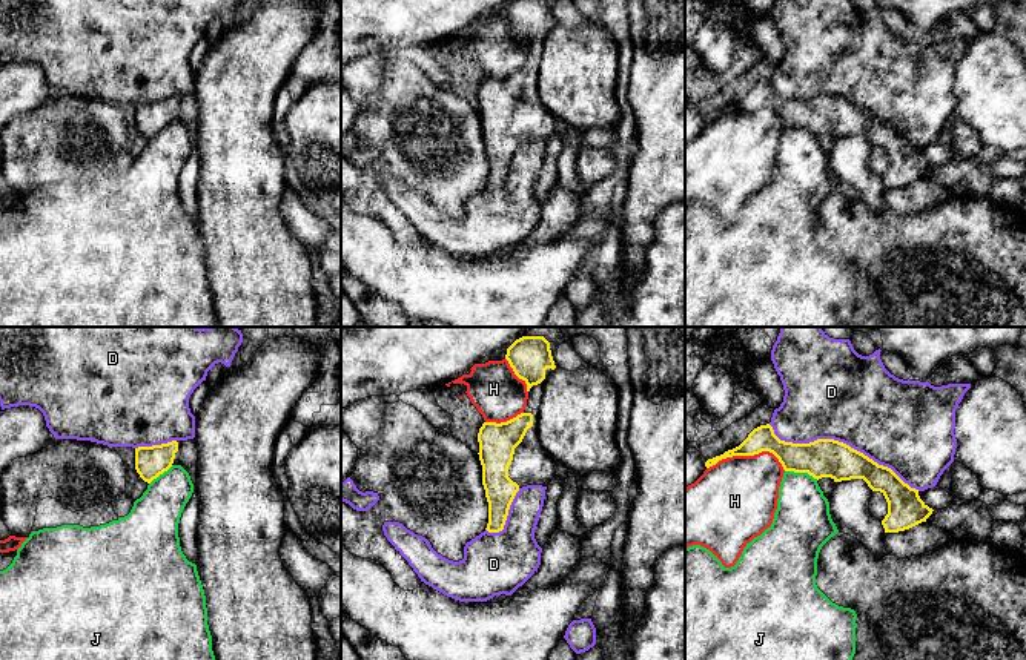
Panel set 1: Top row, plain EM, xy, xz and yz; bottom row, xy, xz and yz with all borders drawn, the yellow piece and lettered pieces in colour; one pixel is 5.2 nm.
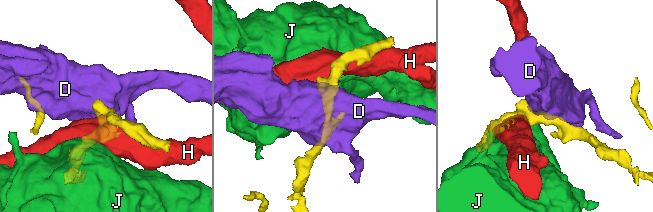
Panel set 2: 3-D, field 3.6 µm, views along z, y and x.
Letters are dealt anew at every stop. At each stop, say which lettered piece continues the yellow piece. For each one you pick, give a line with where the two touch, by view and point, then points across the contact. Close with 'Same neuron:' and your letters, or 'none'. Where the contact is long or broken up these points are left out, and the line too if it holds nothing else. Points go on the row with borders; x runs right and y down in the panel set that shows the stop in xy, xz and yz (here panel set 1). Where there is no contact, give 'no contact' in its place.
Same neuron: none

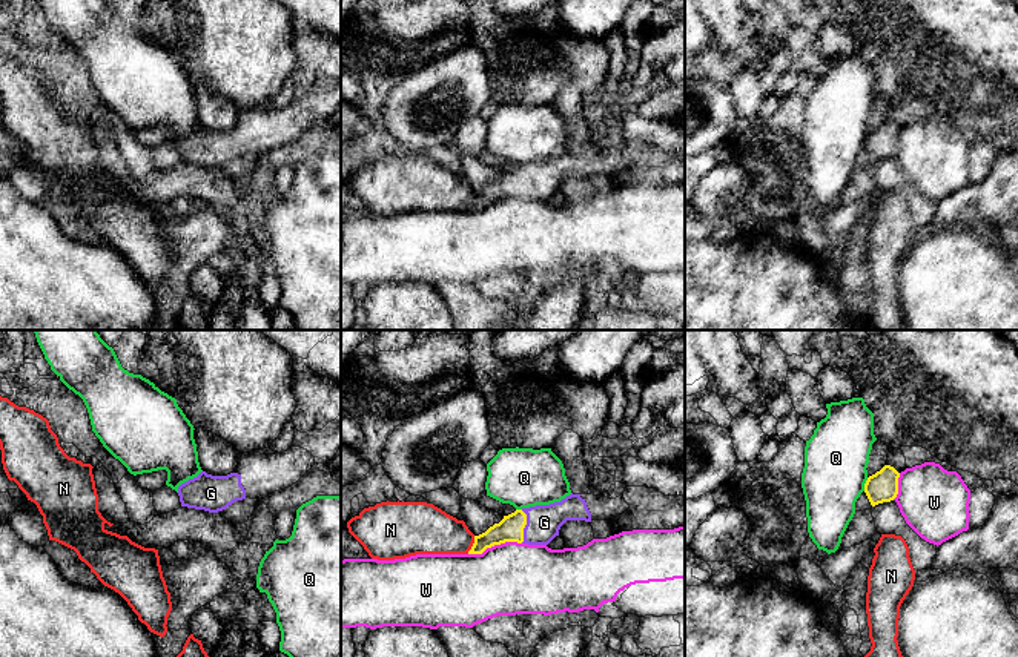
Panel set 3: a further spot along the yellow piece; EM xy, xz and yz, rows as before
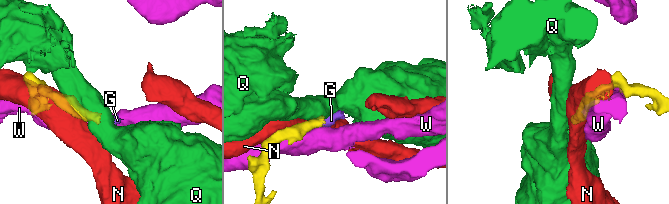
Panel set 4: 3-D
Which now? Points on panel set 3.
G: meets yellow in xz at (524, 527); runs through xz (510, 528), (524, 527), (544, 522)
Same neuron: G

